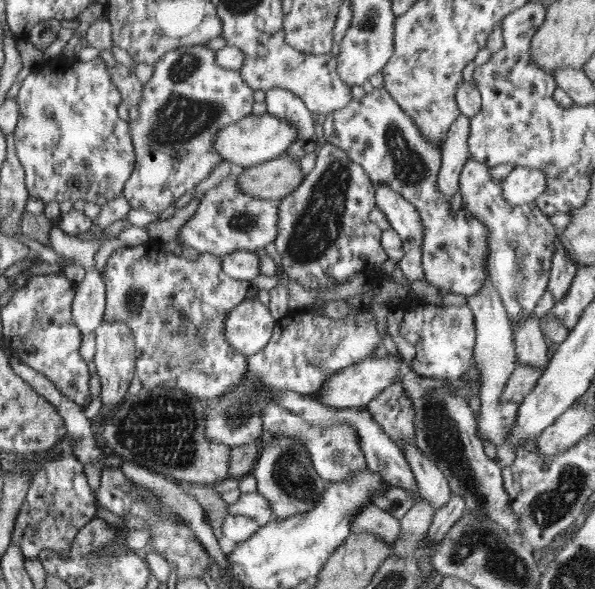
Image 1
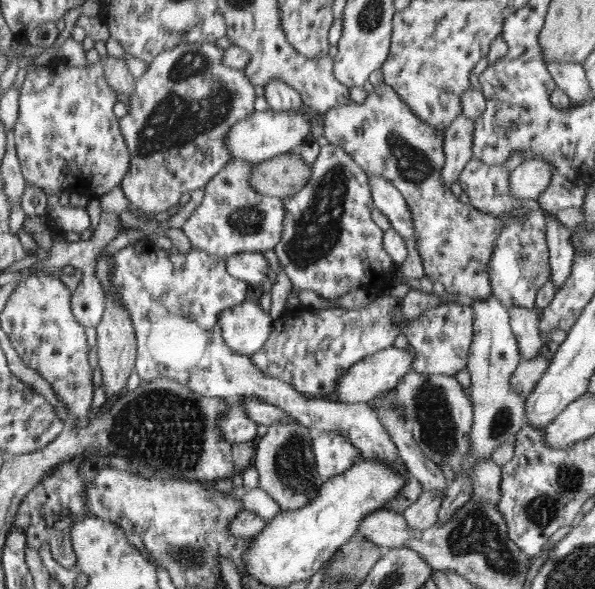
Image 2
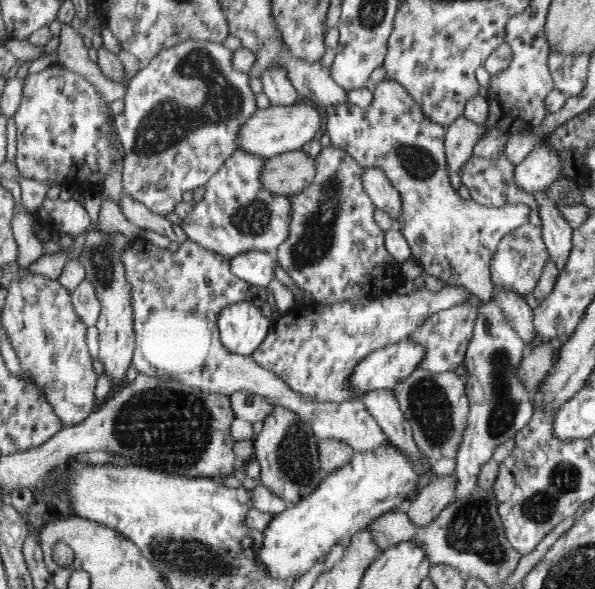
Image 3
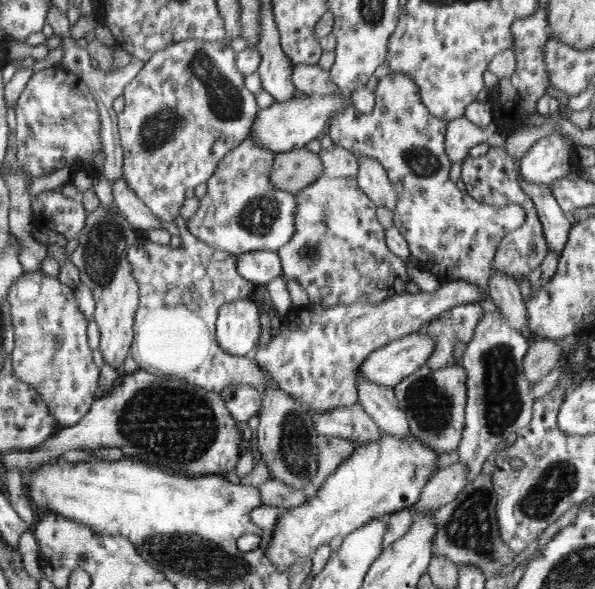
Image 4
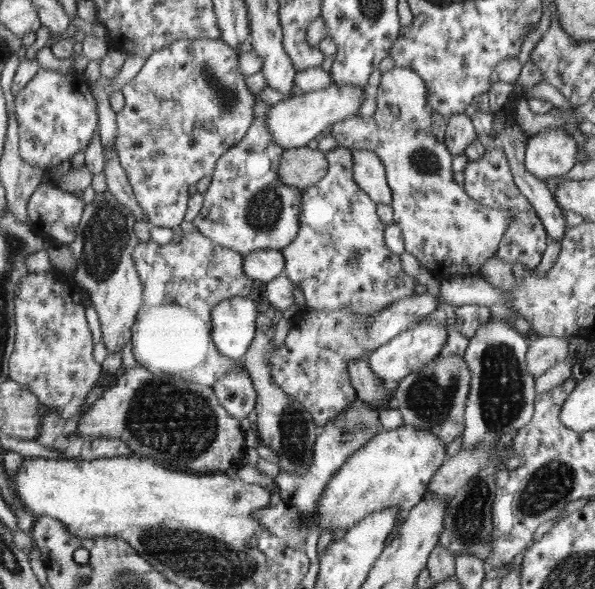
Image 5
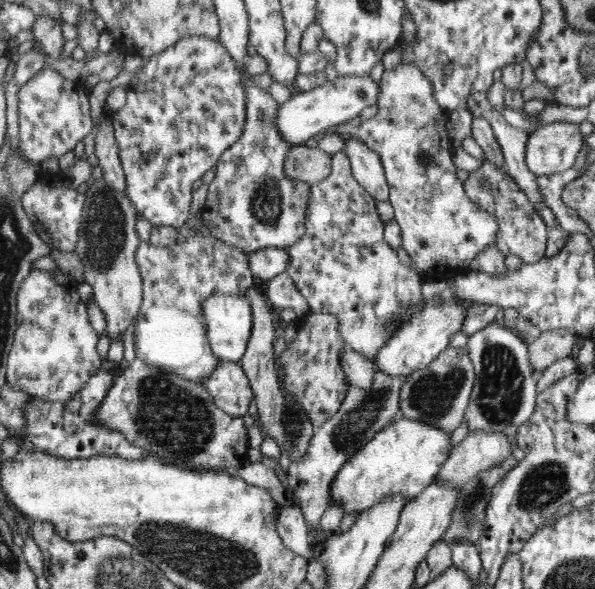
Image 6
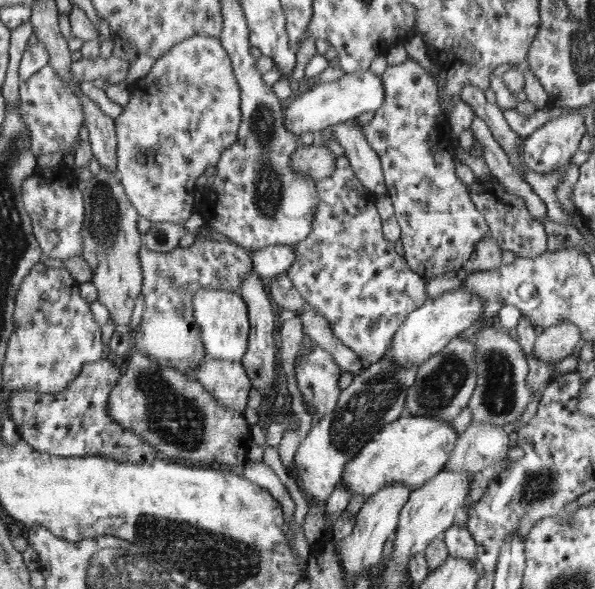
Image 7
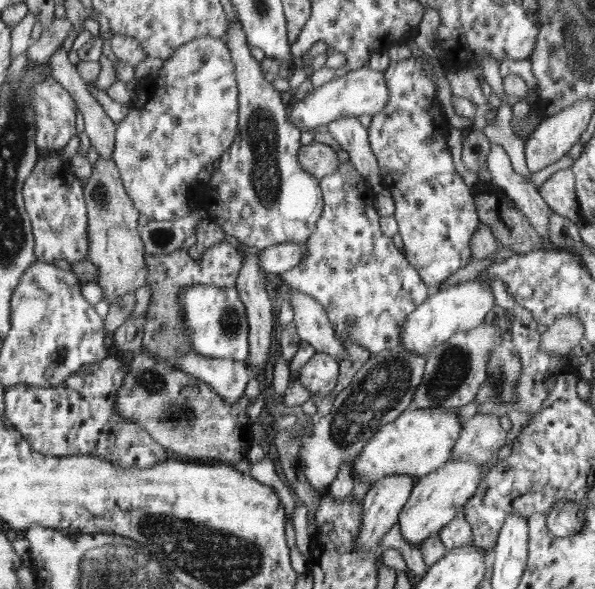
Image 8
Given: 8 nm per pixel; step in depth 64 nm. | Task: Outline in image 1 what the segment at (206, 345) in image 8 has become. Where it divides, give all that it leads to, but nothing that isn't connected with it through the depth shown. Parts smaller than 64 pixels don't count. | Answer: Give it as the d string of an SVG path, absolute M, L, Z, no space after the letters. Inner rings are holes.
M261 302L238 304L226 320L226 340L238 348L244 357L250 358L261 352L273 339L277 321L271 316L269 308Z

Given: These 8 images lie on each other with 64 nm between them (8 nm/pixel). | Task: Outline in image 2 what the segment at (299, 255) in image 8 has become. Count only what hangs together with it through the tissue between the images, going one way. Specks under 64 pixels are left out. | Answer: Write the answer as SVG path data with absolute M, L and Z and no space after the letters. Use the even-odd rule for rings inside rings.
M241 252L238 255L229 256L227 260L227 271L233 278L244 280L254 286L261 285L268 279L269 266L266 256L259 252Z

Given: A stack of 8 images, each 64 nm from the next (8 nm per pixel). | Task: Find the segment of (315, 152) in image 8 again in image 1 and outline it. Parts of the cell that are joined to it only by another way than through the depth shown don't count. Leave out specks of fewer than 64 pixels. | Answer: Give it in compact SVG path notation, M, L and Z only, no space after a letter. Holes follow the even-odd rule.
M285 155L240 170L240 177L238 184L242 192L260 197L261 200L277 201L290 196L305 180L300 162Z

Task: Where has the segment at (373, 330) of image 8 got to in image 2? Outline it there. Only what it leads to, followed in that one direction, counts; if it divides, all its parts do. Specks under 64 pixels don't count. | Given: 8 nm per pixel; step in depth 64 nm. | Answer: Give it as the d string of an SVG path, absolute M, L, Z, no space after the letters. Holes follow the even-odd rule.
M338 145L321 147L311 167L313 174L302 190L290 197L284 197L287 210L282 240L273 248L279 263L294 289L311 290L320 297L335 302L352 290L364 290L372 296L382 295L392 281L392 260L383 244L383 230L372 220L374 209L372 185L368 173Z

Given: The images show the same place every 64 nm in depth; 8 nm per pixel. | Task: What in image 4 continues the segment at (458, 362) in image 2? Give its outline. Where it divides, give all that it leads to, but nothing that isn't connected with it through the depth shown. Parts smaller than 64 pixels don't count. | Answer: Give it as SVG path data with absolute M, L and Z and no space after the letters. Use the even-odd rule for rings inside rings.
M475 303L464 304L445 311L431 320L421 332L435 341L435 348L425 366L440 370L456 365L454 346L456 340L468 345L477 325L484 319L484 310Z

